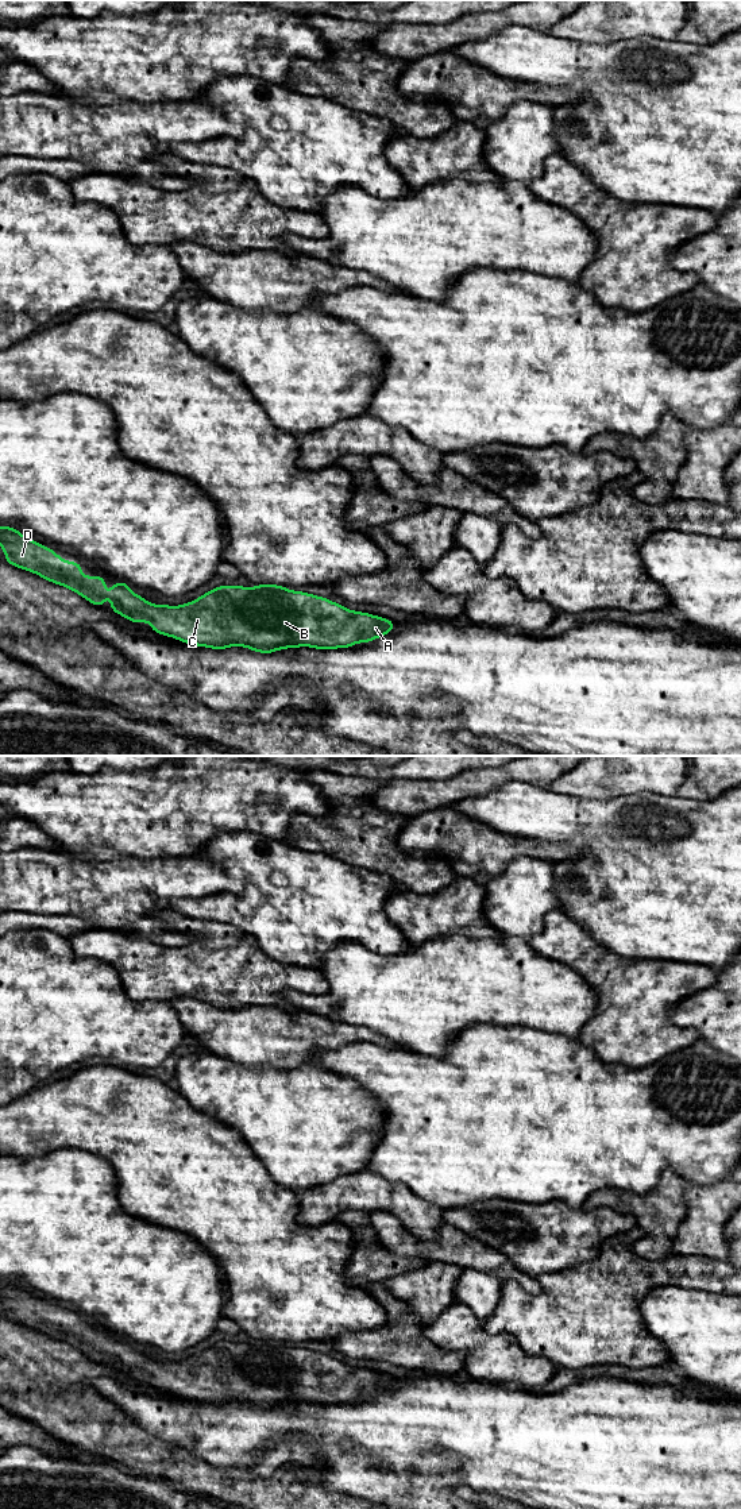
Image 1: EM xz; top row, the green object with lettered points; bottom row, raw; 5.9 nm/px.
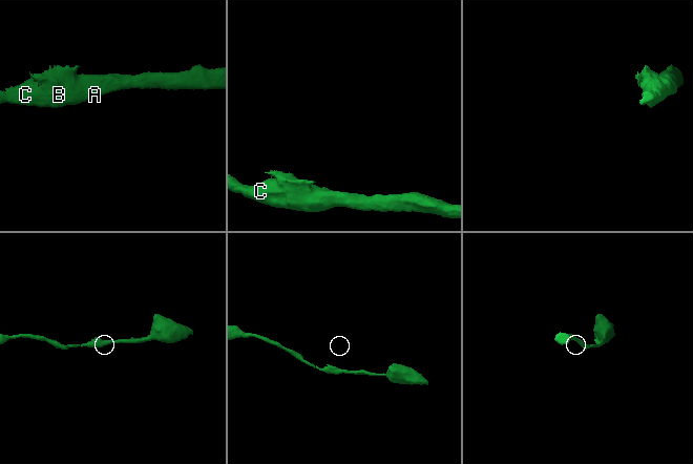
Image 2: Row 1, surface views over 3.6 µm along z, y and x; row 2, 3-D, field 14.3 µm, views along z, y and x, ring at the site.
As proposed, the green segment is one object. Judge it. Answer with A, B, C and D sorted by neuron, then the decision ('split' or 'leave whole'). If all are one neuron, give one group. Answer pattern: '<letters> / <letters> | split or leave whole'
A B C D | leave whole

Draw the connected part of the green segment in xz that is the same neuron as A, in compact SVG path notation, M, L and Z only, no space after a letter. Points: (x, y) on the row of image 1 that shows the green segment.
M116 582L111 587L111 603L112 611L131 622L148 621L155 633L219 651L234 645L260 653L301 645L317 649L348 648L356 642L373 641L394 629L394 622L387 618L351 611L329 599L277 584L258 584L252 588L219 586L198 599L175 607L150 605L132 593L127 583Z

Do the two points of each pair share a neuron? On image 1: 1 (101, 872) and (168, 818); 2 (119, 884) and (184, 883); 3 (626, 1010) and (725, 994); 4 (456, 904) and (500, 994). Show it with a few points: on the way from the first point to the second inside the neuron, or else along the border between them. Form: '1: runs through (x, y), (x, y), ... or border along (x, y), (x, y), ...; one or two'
1: border along (118, 856), (150, 860); two
2: runs through (135, 884), (168, 883); one
3: border along (707, 987), (682, 999), (670, 1011), (668, 1019); two
4: border along (502, 936), (464, 937), (451, 934), (440, 937); two

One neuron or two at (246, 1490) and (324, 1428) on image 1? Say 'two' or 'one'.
two

